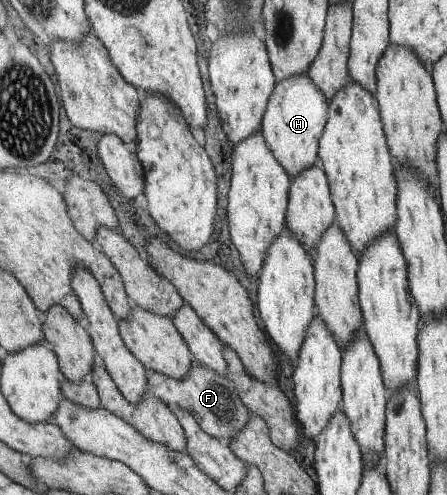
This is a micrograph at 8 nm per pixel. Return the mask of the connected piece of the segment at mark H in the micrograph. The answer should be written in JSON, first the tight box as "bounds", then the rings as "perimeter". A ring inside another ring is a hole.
{"bounds":[261,74,330,176],"perimeter":[[[295,74],[278,81],[263,116],[261,132],[271,152],[278,158],[286,172],[297,176],[301,170],[319,165],[318,153],[323,132],[329,123],[330,106],[325,94],[308,74]]]}

